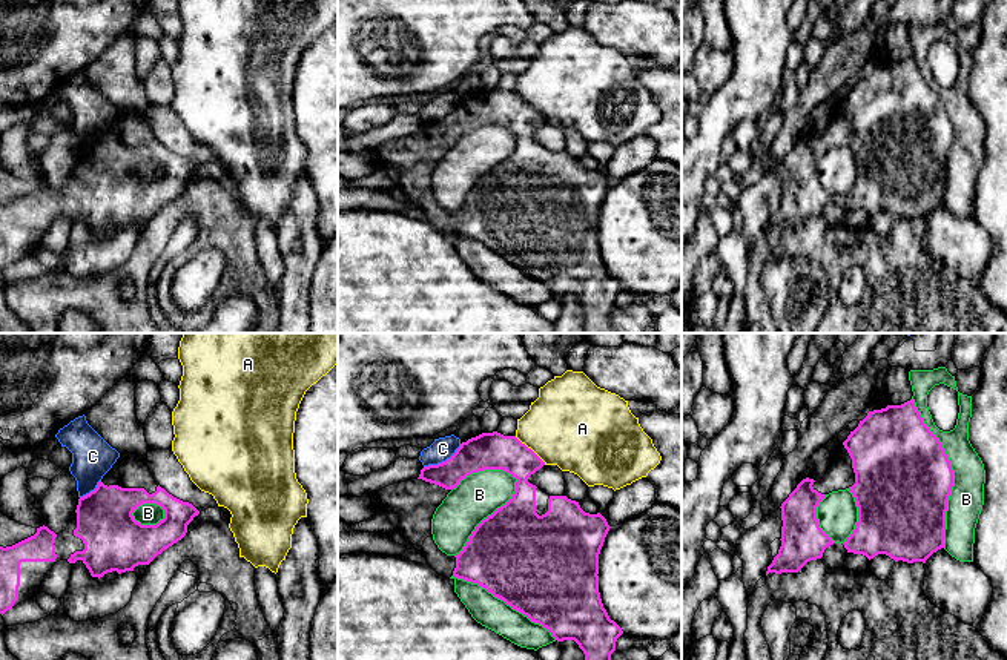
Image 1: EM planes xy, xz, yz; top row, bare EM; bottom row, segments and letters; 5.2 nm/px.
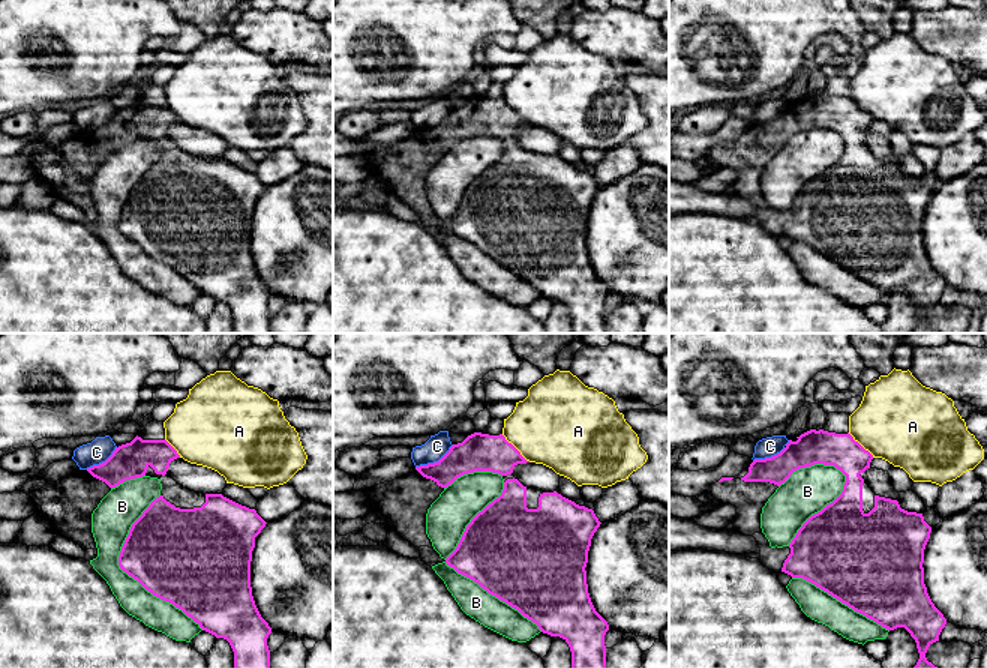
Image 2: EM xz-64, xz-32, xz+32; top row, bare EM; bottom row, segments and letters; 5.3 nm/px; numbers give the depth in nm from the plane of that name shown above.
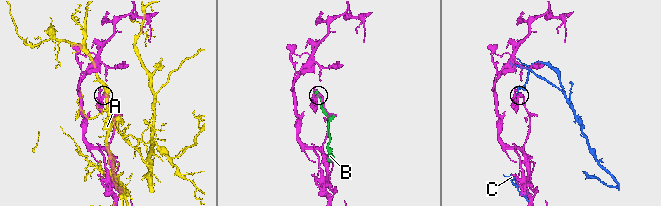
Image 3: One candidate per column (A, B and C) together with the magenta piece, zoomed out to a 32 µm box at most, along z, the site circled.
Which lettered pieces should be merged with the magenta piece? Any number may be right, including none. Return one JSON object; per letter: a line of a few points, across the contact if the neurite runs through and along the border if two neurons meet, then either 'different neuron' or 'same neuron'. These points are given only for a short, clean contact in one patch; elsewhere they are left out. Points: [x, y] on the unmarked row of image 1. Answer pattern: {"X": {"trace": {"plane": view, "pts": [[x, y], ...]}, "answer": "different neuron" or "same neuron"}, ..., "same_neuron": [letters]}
{"A": {"trace": {"plane": "xz", "pts": [[515, 92], [545, 120]]}, "answer": "different neuron"}, "B": {"answer": "different neuron"}, "C": {"trace": {"plane": "xz", "pts": [[461, 100], [444, 117], [424, 123]]}, "answer": "different neuron"}, "same_neuron": []}

